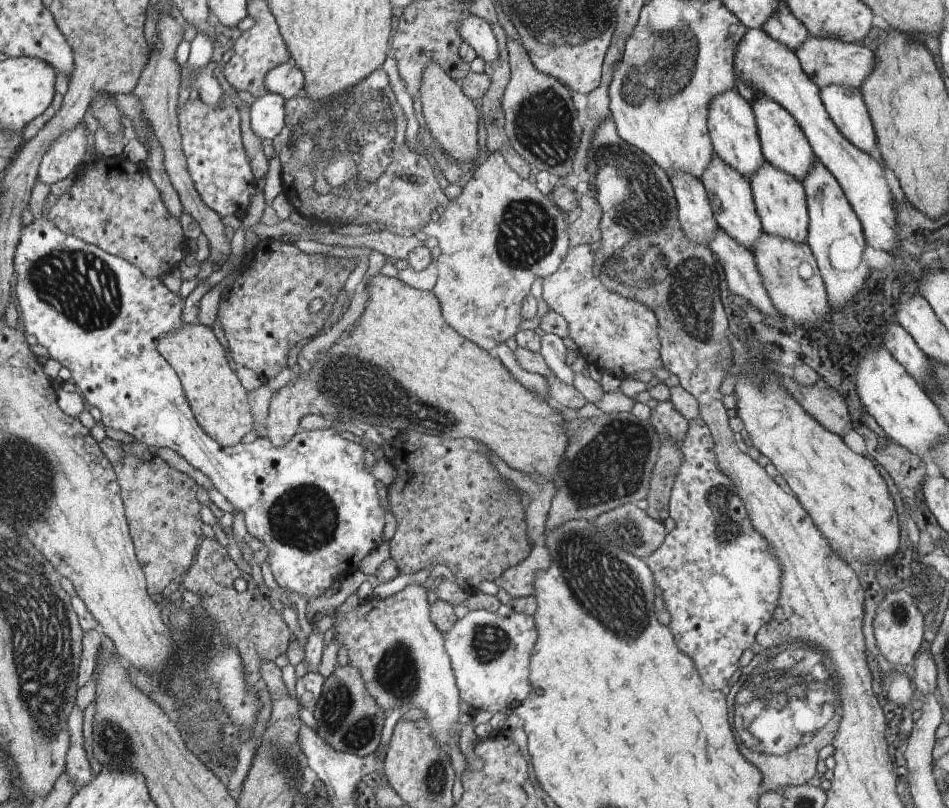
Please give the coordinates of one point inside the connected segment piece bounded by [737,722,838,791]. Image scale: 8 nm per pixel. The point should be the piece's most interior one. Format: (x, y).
(794, 769)

